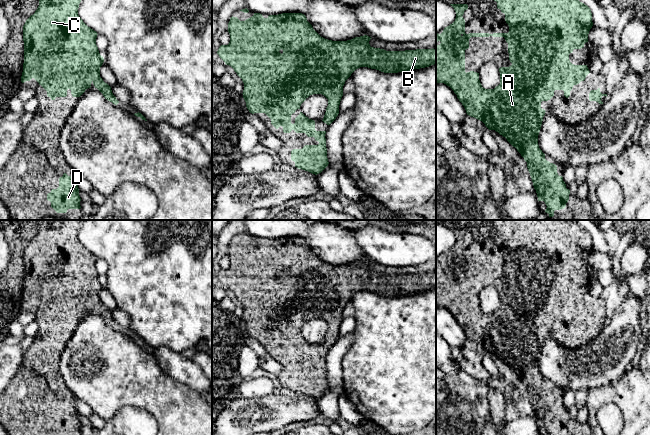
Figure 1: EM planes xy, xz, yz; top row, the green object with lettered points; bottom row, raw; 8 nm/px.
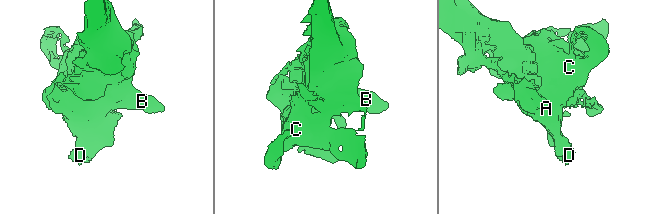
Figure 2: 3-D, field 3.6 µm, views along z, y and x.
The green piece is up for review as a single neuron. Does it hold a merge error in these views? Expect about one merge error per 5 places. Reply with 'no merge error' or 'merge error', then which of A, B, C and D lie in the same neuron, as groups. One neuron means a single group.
no merge error; A B C D

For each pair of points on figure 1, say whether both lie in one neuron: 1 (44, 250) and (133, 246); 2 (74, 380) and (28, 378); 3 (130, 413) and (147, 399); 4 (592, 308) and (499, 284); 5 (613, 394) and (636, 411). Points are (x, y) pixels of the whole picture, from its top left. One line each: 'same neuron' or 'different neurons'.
1: different neurons
2: different neurons
3: different neurons
4: same neuron
5: same neuron

